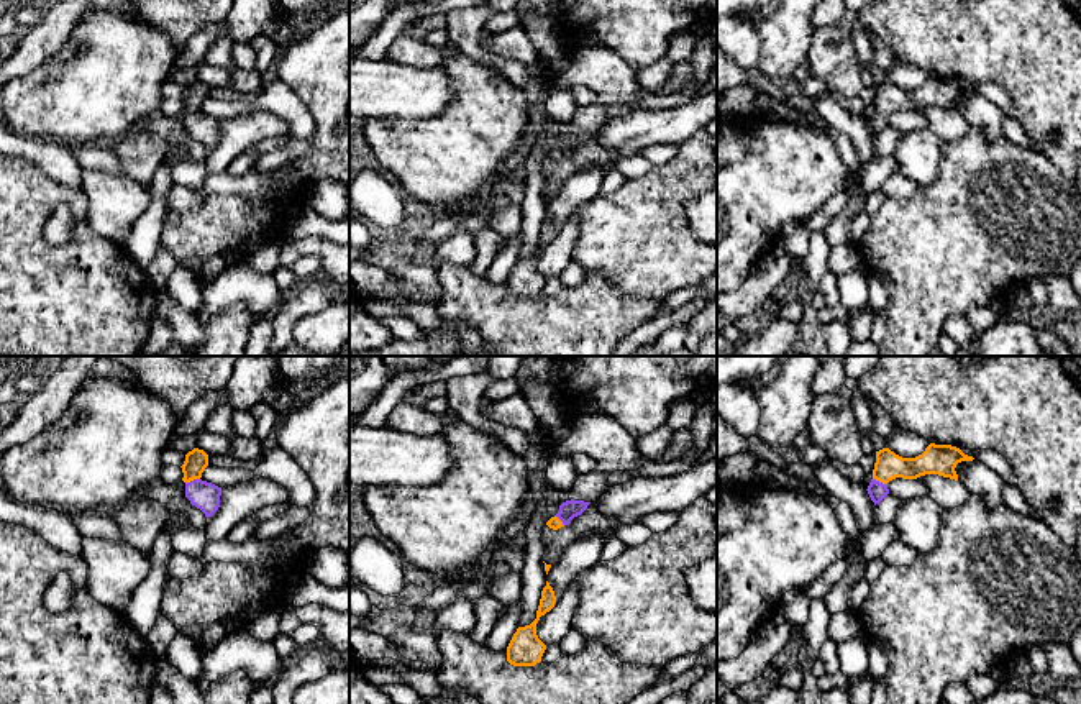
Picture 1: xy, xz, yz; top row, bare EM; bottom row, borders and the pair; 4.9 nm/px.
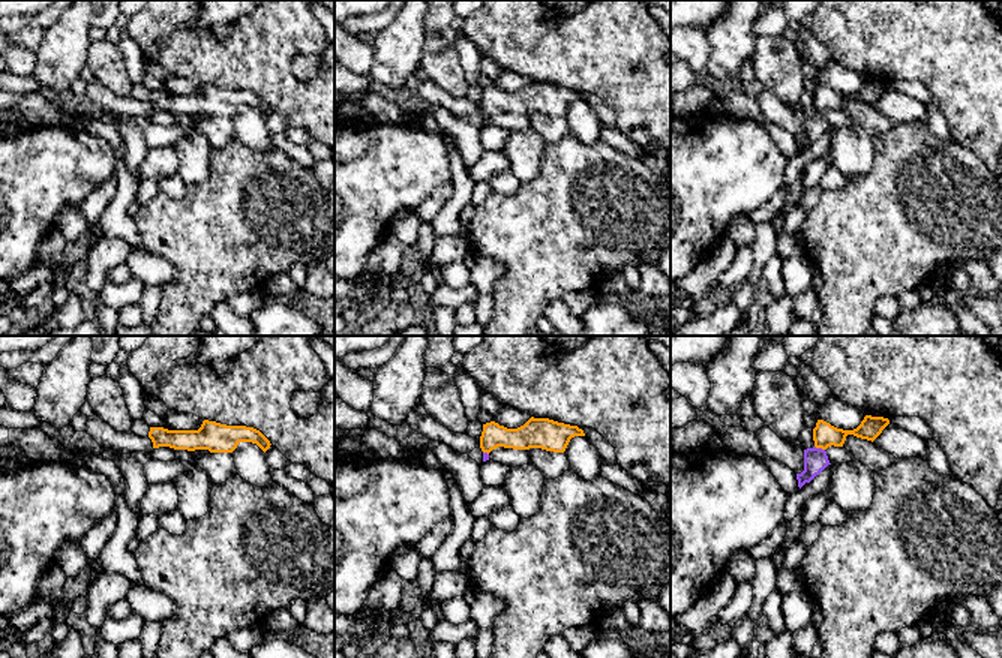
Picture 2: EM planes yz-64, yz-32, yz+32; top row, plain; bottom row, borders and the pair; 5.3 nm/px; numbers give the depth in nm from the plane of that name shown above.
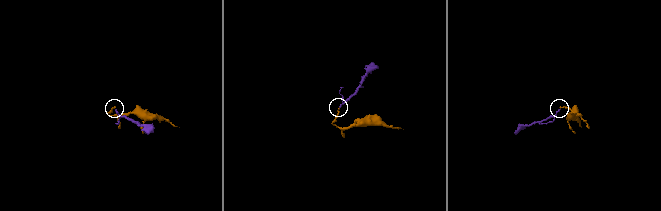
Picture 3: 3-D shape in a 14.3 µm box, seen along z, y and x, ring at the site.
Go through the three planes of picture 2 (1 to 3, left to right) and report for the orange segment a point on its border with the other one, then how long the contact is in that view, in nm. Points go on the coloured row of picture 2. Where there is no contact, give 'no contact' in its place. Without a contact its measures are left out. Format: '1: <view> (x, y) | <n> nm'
1: no contact
2: yz-32 (486, 453) | 40 nm
3: yz+32 (819, 448) | 60 nm

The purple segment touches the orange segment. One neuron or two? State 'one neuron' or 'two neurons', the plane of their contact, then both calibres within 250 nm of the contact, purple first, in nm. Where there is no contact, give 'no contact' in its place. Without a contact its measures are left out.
one neuron; contact in xy; calibres 140 and 110 nm

